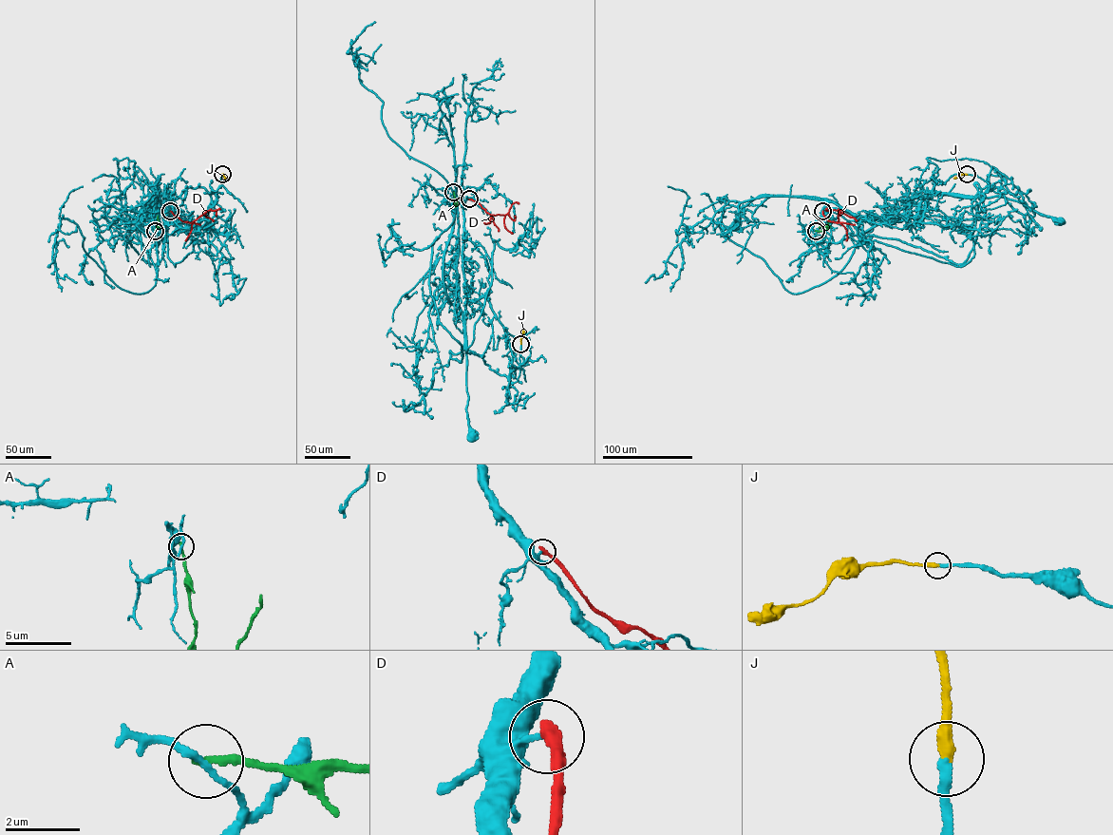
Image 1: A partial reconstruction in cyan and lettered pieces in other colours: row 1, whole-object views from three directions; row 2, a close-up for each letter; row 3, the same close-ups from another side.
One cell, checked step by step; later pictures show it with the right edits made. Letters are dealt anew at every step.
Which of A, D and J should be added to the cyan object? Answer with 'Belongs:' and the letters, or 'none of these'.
Belongs: J

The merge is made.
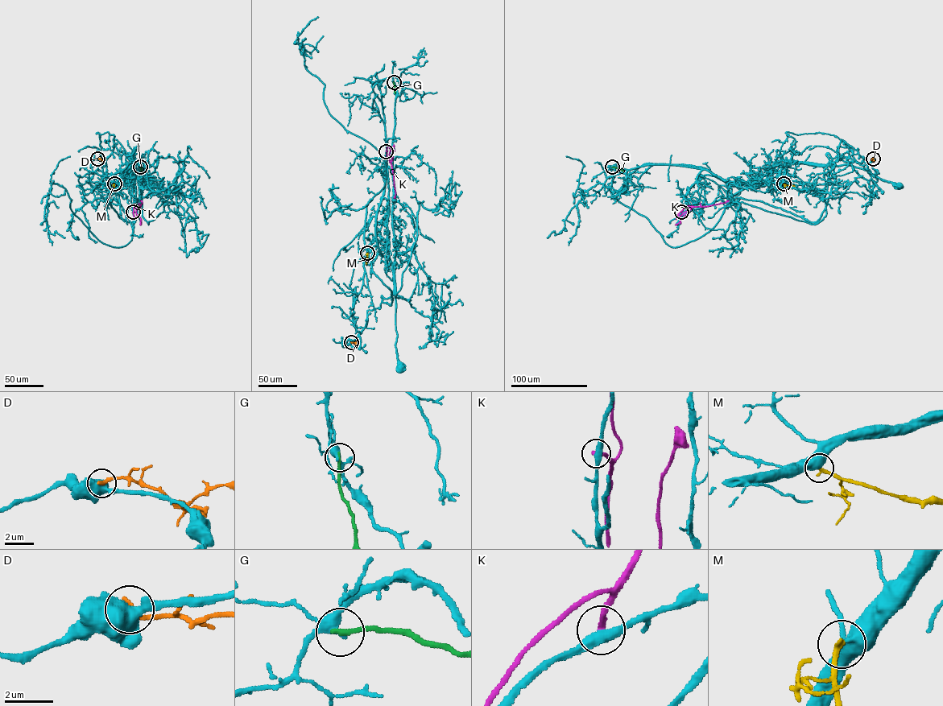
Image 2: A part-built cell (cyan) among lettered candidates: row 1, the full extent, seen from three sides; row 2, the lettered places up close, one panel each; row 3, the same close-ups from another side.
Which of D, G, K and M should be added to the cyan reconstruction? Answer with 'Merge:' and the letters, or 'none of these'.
Merge: M

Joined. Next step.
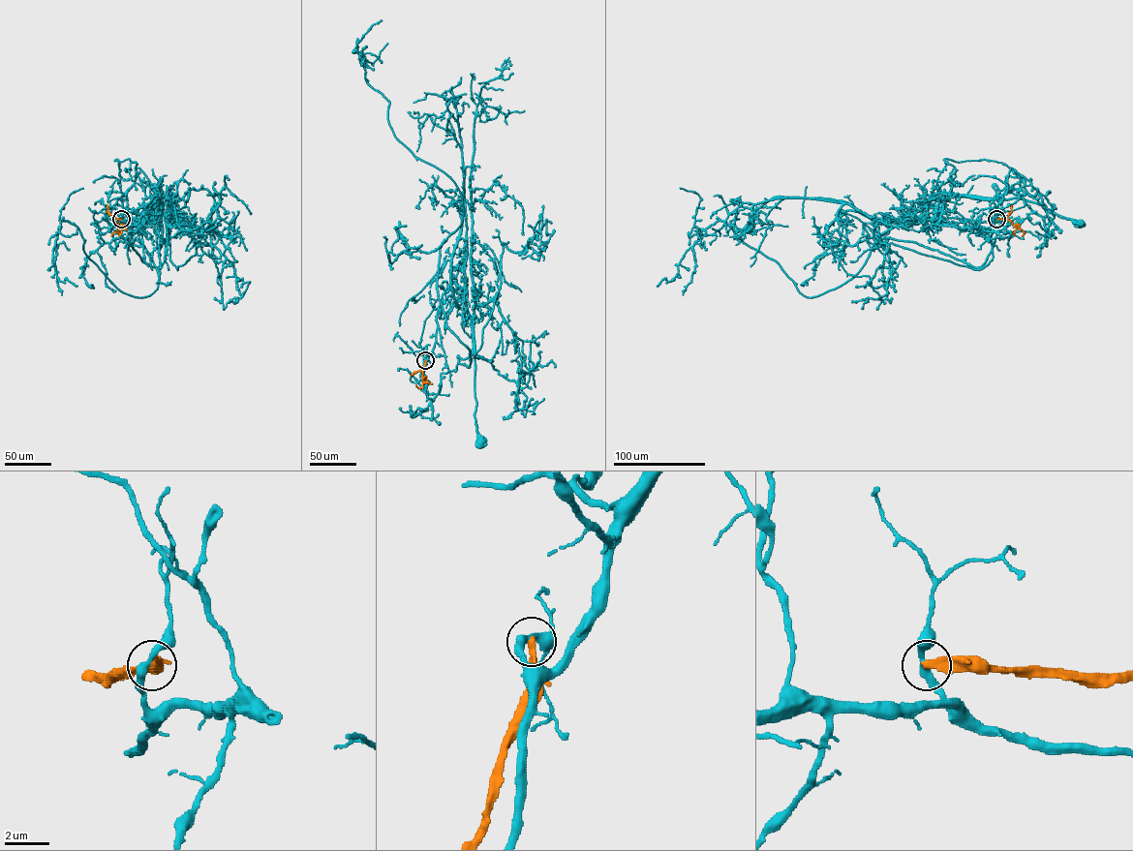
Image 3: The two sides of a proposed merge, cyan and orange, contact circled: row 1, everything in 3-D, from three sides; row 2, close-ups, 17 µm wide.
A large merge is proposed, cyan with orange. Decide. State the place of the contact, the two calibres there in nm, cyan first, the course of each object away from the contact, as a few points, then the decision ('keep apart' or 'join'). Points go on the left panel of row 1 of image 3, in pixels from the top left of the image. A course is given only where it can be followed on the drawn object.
at (121, 219); 340 nm thick on the cyan side, 340 nm on the other; cyan runs (121, 219), (143, 222), (153, 204), (167, 197), (176, 222); orange runs (121, 219), (118, 219), (118, 232), (111, 236); keep apart

